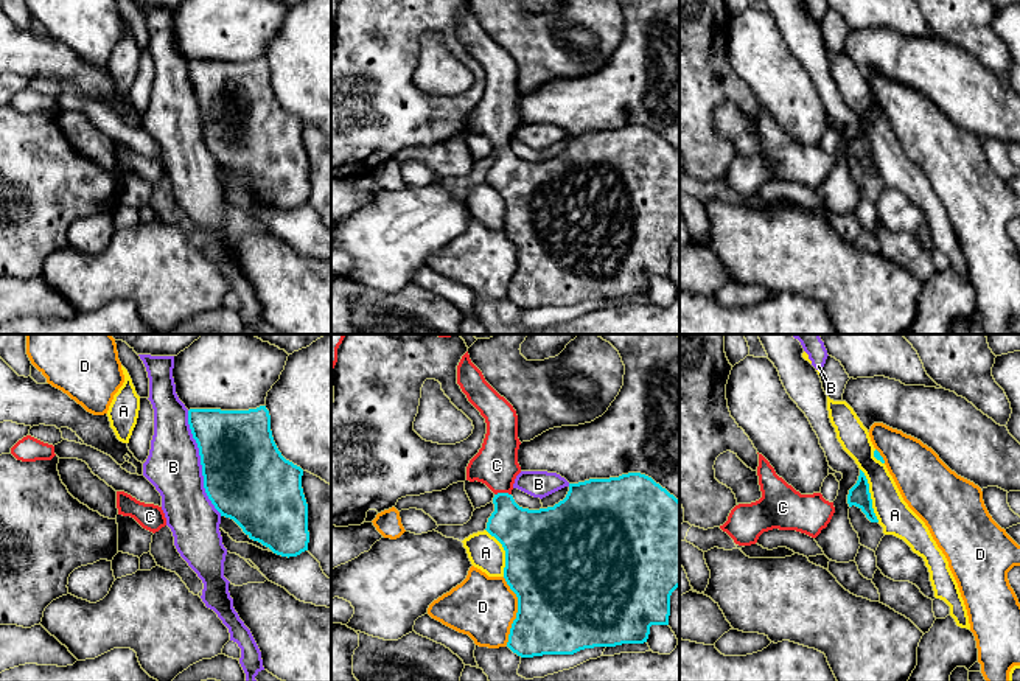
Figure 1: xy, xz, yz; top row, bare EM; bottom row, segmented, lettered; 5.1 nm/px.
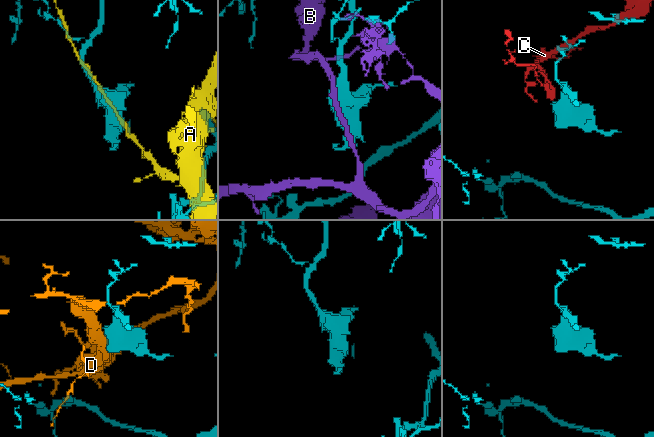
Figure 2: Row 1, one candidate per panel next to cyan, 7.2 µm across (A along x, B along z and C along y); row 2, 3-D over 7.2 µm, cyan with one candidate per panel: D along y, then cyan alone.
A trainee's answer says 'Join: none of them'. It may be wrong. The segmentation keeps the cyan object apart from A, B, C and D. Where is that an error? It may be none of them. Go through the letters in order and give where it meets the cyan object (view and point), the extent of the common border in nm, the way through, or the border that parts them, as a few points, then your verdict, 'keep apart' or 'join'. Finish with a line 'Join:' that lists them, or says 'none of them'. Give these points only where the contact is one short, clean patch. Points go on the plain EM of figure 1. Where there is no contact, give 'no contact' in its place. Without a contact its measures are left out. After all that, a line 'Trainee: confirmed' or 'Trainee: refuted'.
A: contact yz (869, 146); length 300 nm; keep apart
B: contact xy (201, 115); length 550 nm; keep apart
C: contact xz (503, 145); length 90 nm; way xz (526, 187), (507, 168), (503, 145), (496, 117); join
D: contact xz (518, 263); length 360 nm; keep apart
Join: C
Trainee: refuted

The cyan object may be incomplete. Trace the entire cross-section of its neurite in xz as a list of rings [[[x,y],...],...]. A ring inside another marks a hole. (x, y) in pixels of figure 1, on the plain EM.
[[[468,3],[457,17],[457,36],[487,75],[482,100],[466,118],[466,132],[482,134],[494,145],[494,163],[485,182],[505,202],[504,230],[518,249],[507,299],[521,309],[574,306],[594,299],[644,295],[651,277],[669,277],[670,247],[679,238],[679,152],[651,129],[628,124],[569,135],[566,149],[554,159],[519,159],[512,148],[515,131],[521,124],[516,62],[485,33]]]

